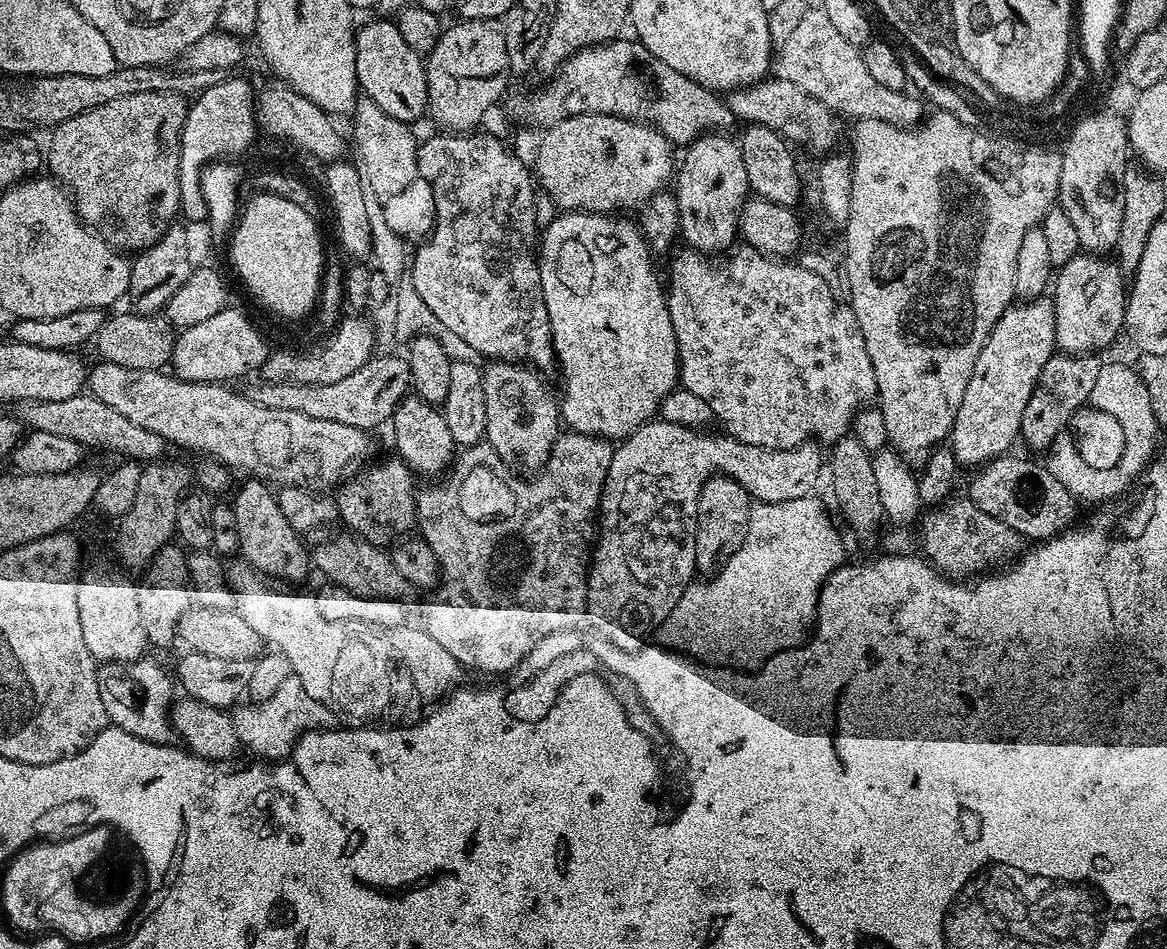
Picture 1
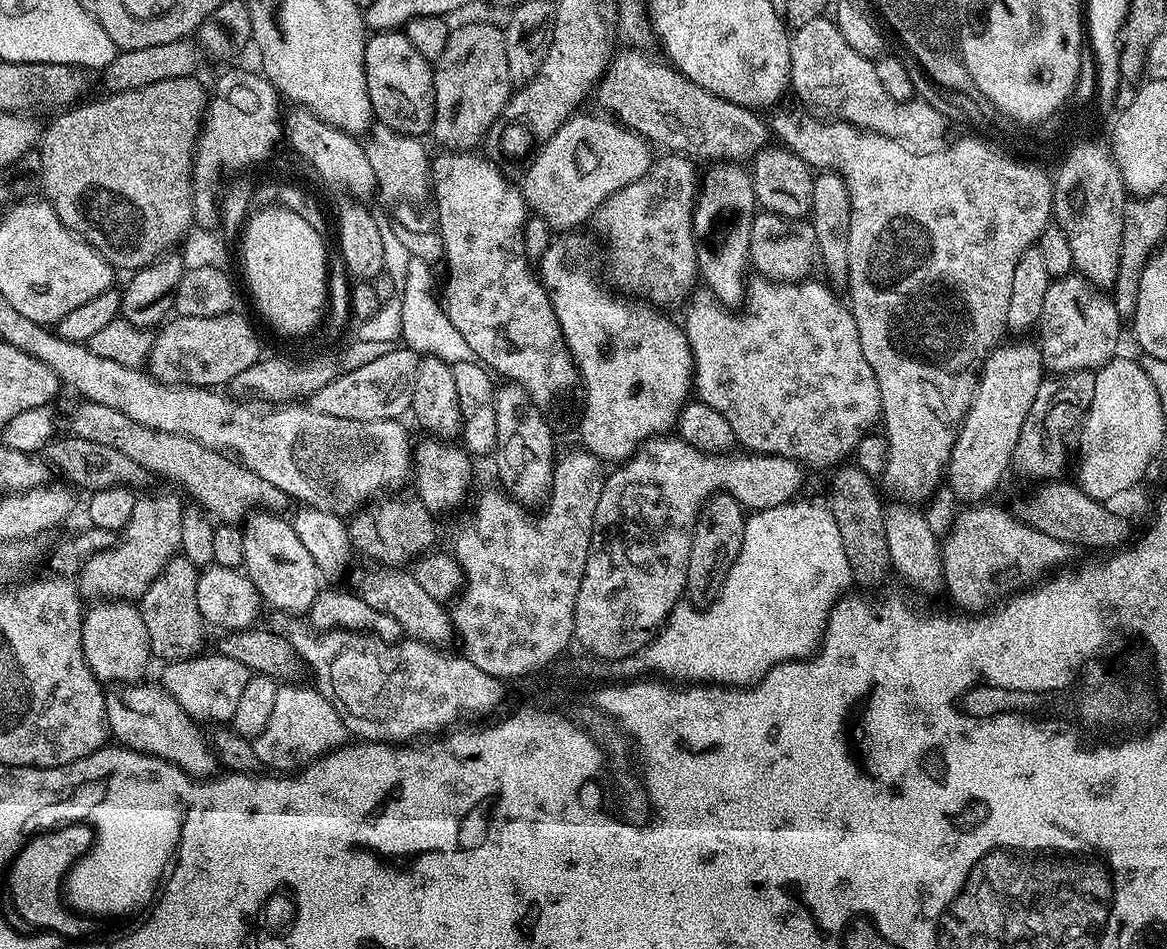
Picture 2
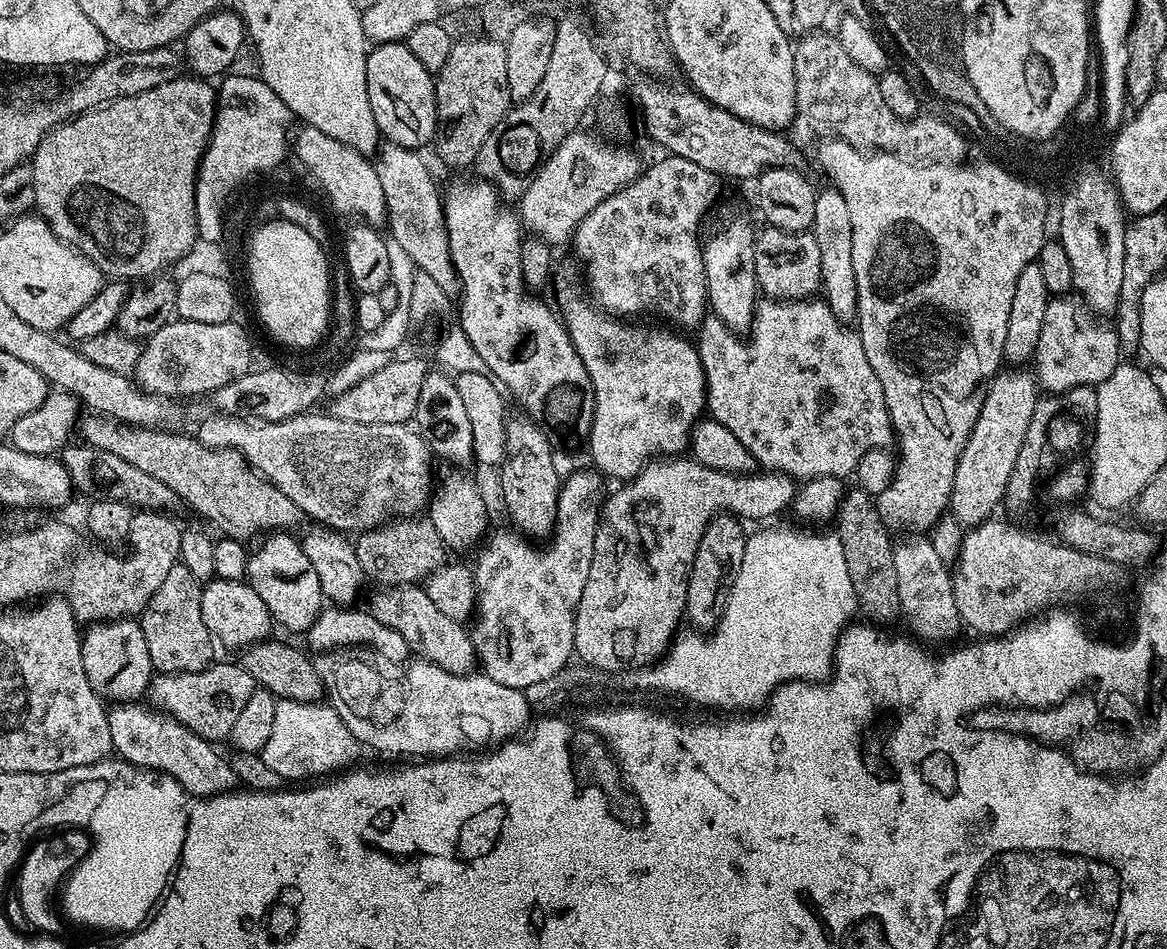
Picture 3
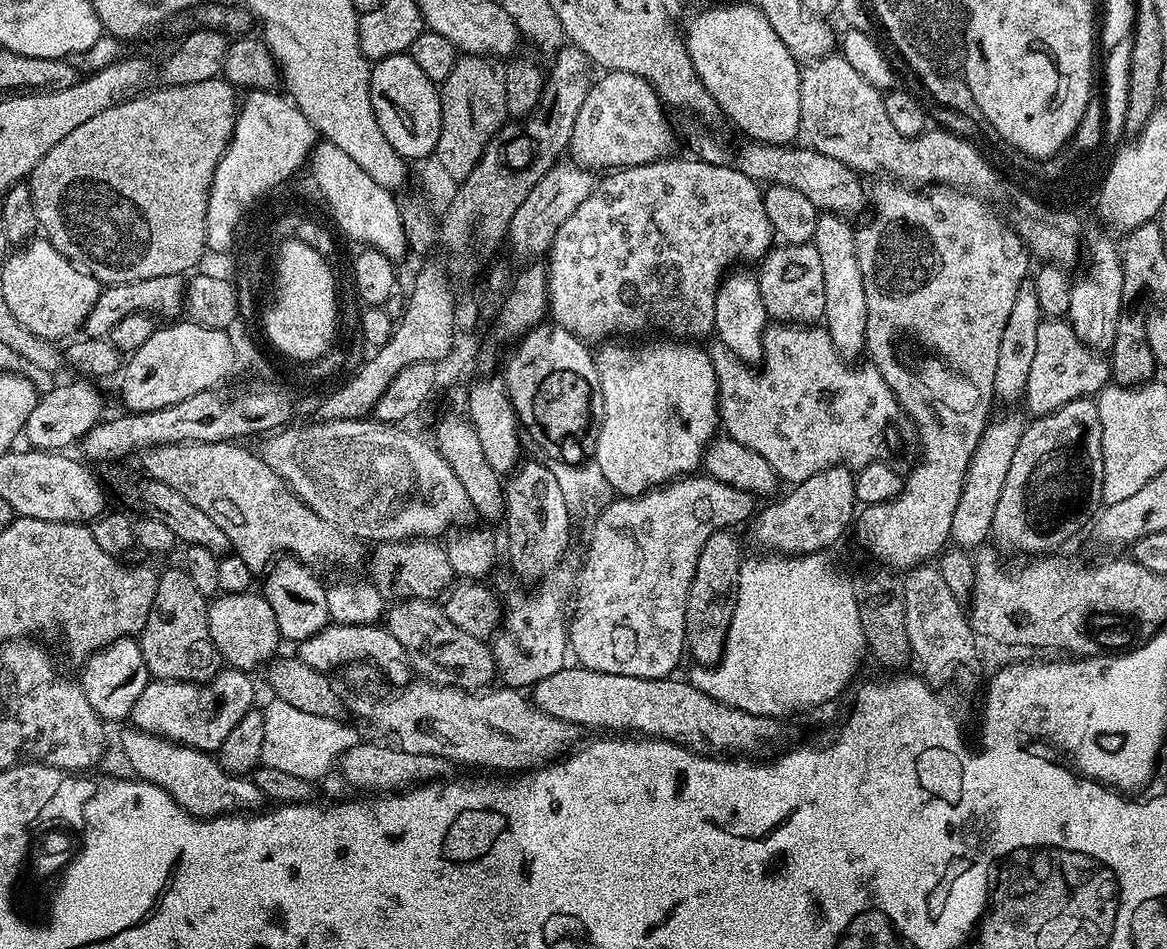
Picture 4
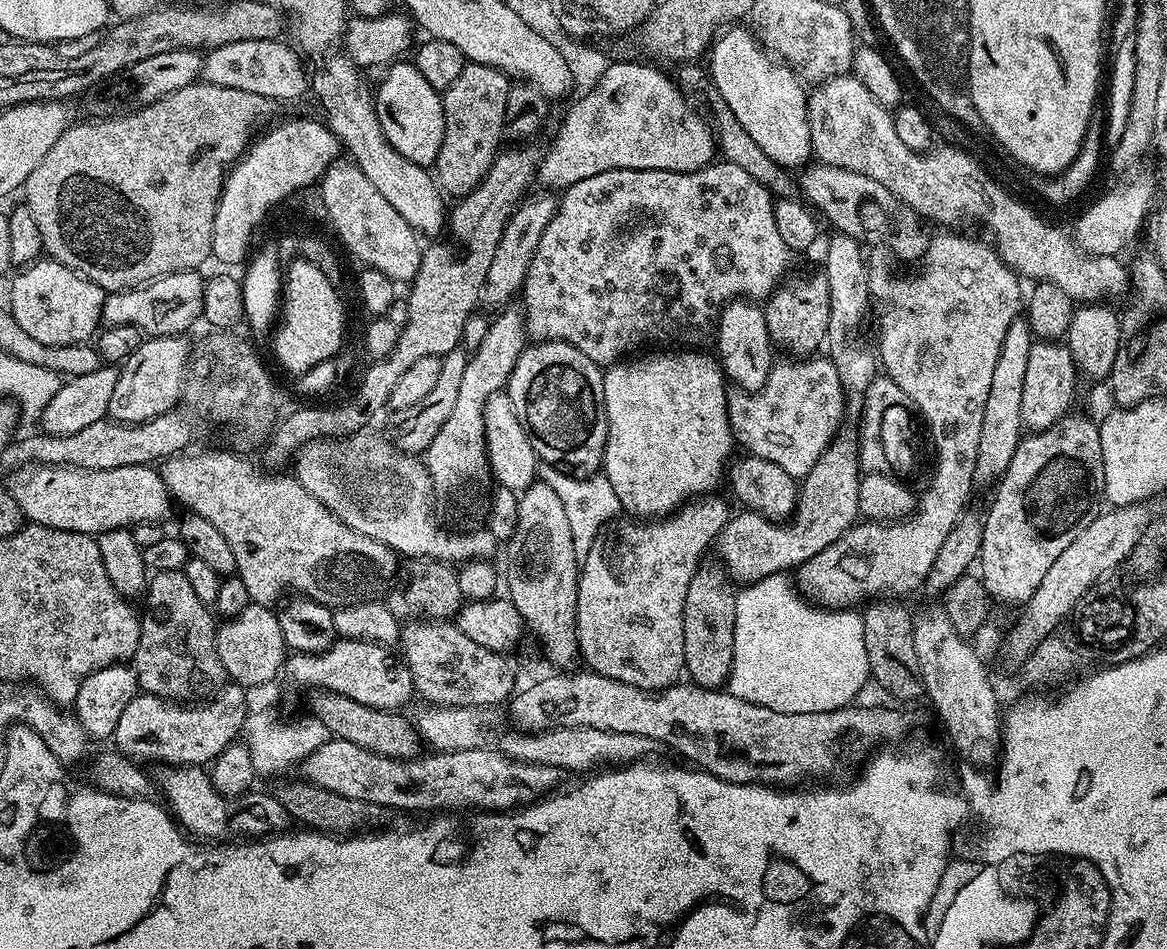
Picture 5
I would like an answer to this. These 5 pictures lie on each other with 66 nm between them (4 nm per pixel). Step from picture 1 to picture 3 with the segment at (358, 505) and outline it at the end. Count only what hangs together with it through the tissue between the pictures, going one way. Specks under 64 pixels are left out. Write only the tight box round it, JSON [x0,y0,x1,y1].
[355,518,446,588]

